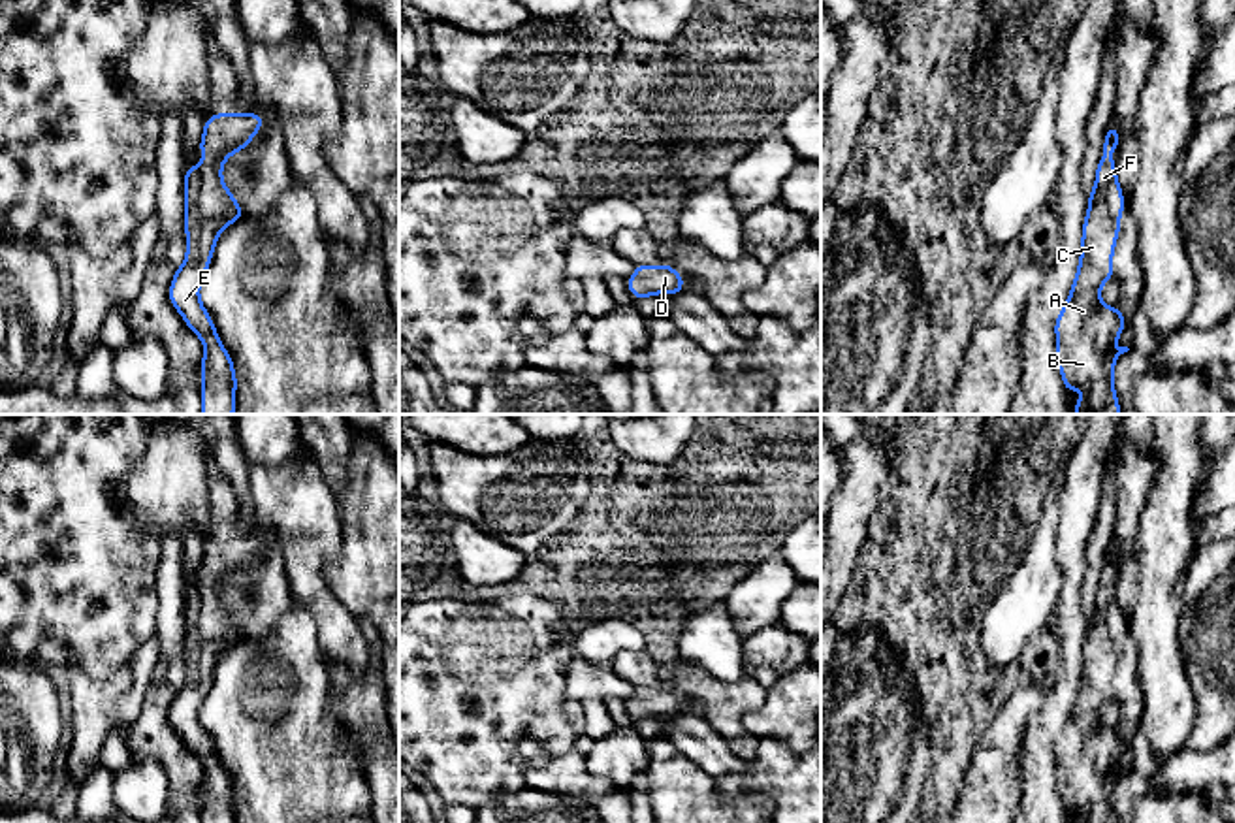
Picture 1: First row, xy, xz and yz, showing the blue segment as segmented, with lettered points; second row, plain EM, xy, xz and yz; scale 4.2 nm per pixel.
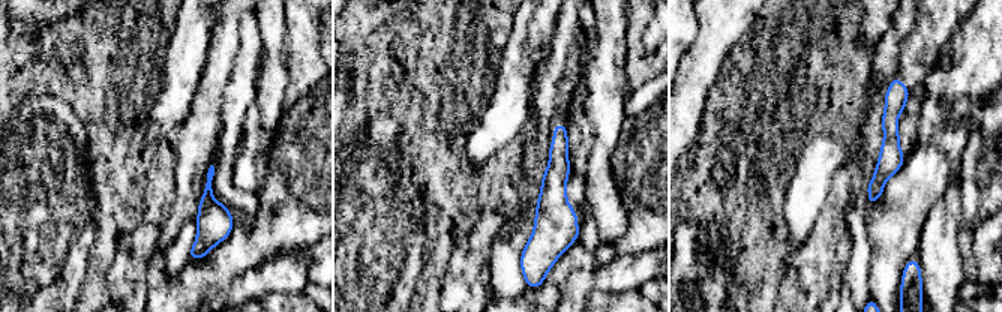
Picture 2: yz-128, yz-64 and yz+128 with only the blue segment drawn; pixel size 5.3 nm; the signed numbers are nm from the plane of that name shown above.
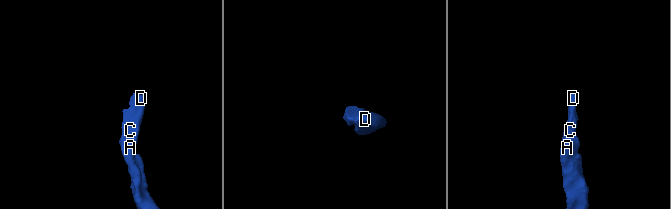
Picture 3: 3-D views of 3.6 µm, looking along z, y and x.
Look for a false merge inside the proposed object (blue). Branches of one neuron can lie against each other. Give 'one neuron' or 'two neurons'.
one neuron

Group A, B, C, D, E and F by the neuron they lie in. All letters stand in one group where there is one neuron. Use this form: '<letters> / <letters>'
A B C D E F

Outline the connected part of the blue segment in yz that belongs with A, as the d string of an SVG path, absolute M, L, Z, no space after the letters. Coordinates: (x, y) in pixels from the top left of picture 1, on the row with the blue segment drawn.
M1107 124L1103 158L1096 168L1096 185L1088 194L1088 213L1083 224L1081 258L1071 292L1060 311L1056 333L1056 363L1066 392L1086 388L1075 401L1075 414L1120 414L1115 392L1115 362L1128 347L1113 350L1126 318L1120 309L1101 301L1101 286L1115 277L1113 252L1126 209L1113 151L1120 134Z

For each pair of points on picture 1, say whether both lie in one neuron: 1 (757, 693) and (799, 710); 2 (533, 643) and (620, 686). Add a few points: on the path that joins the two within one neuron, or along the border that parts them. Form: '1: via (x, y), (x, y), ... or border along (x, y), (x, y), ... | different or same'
1: border along (767, 688), (767, 699), (748, 712) | different
2: border along (577, 654), (567, 667), (567, 695), (580, 705) | different

